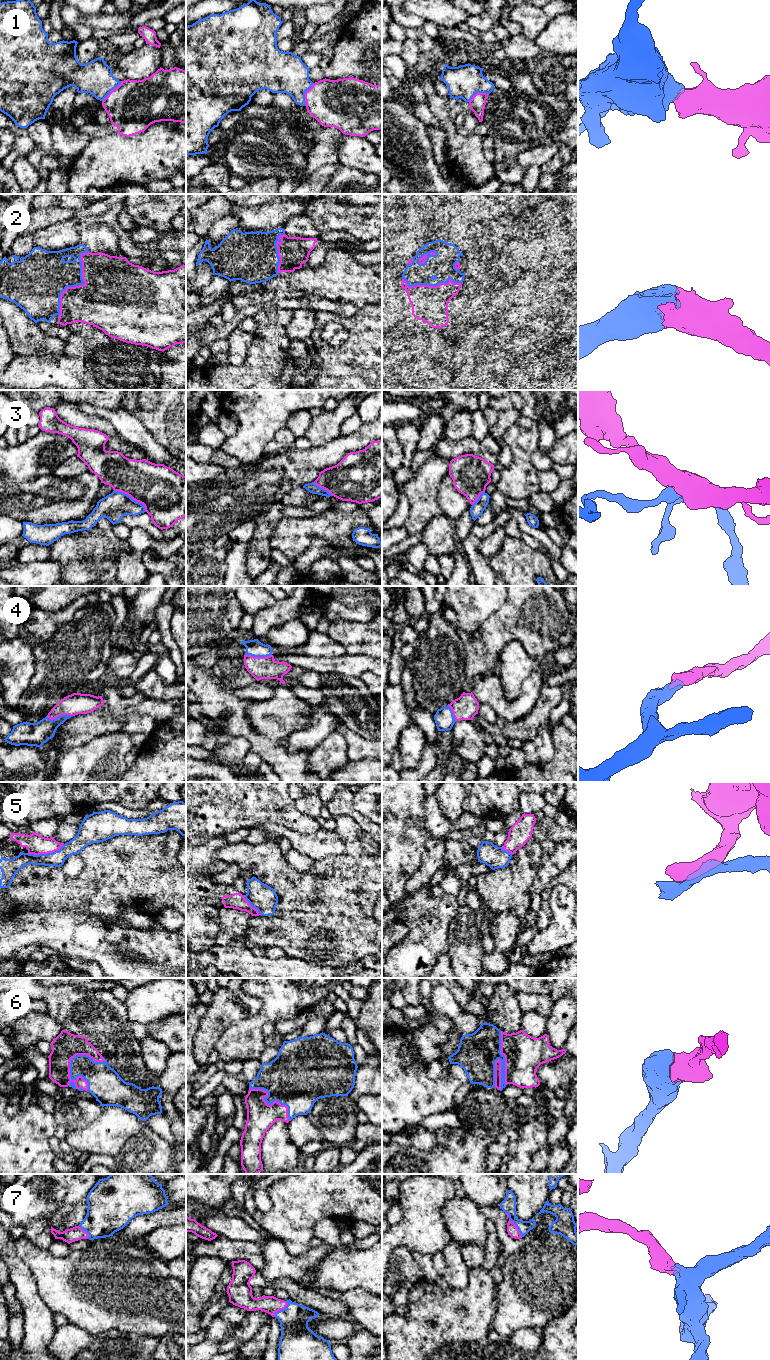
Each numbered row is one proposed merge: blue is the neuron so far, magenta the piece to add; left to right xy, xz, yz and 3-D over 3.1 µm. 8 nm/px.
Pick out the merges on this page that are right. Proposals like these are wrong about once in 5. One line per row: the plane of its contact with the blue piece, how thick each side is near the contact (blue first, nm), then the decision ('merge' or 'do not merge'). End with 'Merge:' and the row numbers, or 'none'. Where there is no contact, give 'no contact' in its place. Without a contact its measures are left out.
1: contact in xz; calibres 340 and 380 nm; do not merge
2: contact in xy; calibres 320 and 440 nm; merge
3: contact in xy; calibres 220 and 380 nm; do not merge
4: contact in xz; calibres 130 and 180 nm; merge
5: contact in xy; calibres 120 and 160 nm; do not merge
6: contact in xy; calibres 220 and 220 nm; merge
7: contact in yz; calibres 120 and 90 nm; merge
Merge: 2, 4, 6, 7

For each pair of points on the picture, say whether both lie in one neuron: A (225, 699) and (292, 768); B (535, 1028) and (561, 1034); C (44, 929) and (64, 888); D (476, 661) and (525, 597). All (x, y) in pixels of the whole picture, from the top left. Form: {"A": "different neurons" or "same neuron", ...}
{"A": "same neuron", "B": "different neurons", "C": "different neurons", "D": "same neuron"}

